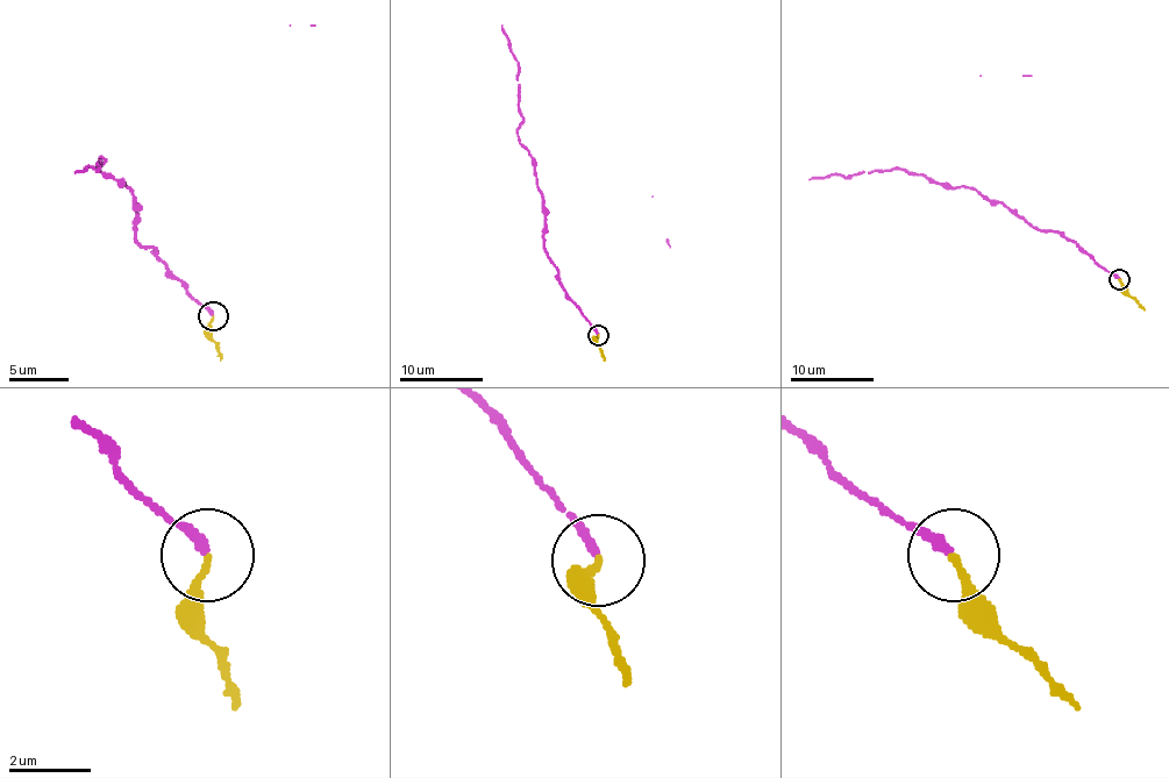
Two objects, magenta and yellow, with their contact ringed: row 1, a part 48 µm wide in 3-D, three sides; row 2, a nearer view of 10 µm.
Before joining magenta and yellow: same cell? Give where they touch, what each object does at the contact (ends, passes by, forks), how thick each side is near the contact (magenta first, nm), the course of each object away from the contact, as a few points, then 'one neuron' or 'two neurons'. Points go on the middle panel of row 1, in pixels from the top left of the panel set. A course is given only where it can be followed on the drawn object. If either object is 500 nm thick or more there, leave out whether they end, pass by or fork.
place (598, 335); magenta ends; yellow ends; calibres 200 and 170 nm; course magenta (598, 335), (564, 291), (543, 245), (543, 195), (535, 183), (535, 161), (517, 134), (519, 65), (503, 26); course yellow (598, 335), (596, 345), (604, 359); two neurons

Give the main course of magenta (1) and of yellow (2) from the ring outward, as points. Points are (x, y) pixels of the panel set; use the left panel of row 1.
1: (212, 315), (152, 247), (135, 237), (135, 197), (97, 166), (102, 158), (99, 166), (76, 172)
2: (212, 315), (209, 338), (221, 359)

